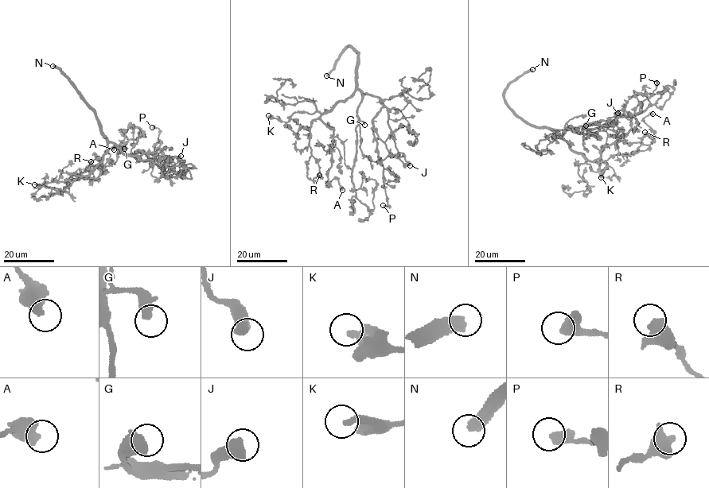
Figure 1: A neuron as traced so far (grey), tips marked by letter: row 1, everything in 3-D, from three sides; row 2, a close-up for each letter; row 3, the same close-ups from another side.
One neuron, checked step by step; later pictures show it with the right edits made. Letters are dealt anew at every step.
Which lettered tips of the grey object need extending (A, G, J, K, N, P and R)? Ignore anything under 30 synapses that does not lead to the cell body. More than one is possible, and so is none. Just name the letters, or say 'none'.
N

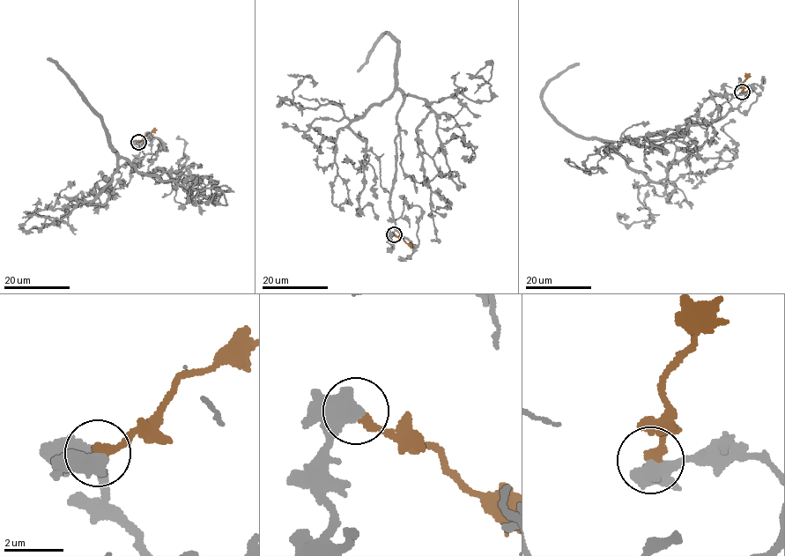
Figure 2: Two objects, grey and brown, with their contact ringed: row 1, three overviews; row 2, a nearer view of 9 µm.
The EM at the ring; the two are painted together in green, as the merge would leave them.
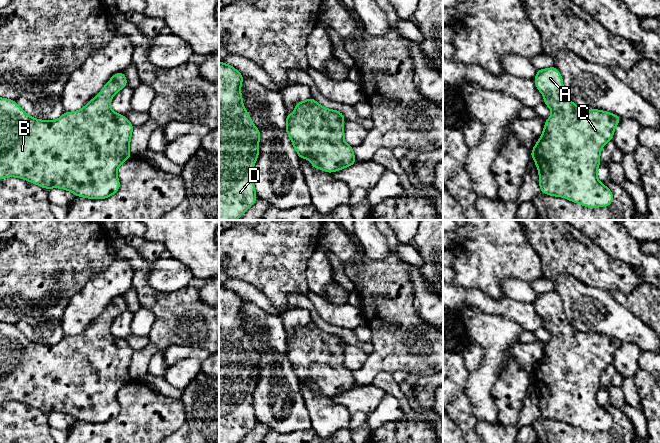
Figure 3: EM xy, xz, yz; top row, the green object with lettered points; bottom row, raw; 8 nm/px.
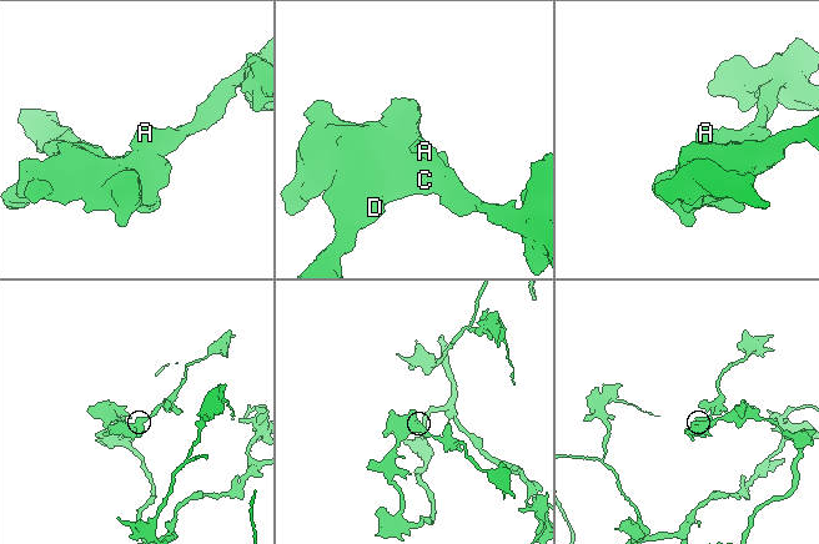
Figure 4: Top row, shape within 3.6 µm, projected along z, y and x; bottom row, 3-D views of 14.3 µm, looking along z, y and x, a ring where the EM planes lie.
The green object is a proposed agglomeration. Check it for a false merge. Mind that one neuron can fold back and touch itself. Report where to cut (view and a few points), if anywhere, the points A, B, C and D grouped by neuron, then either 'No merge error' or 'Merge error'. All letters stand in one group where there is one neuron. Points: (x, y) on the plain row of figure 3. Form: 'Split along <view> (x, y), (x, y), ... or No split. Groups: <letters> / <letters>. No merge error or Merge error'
No split. Groups: A B C D. No merge error

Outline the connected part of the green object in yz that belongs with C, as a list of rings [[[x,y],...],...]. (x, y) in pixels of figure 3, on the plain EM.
[[[555,290],[538,294],[534,305],[538,315],[544,320],[543,327],[552,335],[551,340],[545,344],[545,351],[543,352],[540,363],[531,375],[531,382],[535,384],[536,391],[539,395],[541,417],[564,421],[574,427],[579,427],[589,432],[609,430],[614,424],[614,420],[610,413],[598,404],[597,393],[601,387],[601,373],[608,365],[613,363],[614,353],[621,345],[621,342],[603,334],[586,333],[576,330],[567,321],[563,311],[563,302]]]

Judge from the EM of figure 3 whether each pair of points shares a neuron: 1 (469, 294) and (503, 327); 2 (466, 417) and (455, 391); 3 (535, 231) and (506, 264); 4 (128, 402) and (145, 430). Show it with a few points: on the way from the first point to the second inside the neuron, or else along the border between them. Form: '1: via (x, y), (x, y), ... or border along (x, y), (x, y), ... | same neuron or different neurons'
1: border along (467, 305), (512, 319) | different neurons
2: via (460, 411), (455, 402), (455, 397) | same neuron
3: border along (521, 230), (540, 260) | different neurons
4: via (135, 409), (143, 417), (143, 423) | same neuron

